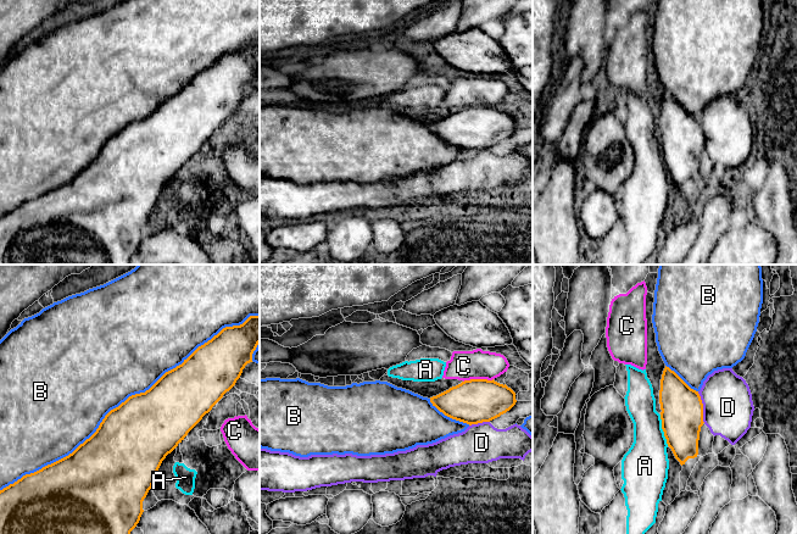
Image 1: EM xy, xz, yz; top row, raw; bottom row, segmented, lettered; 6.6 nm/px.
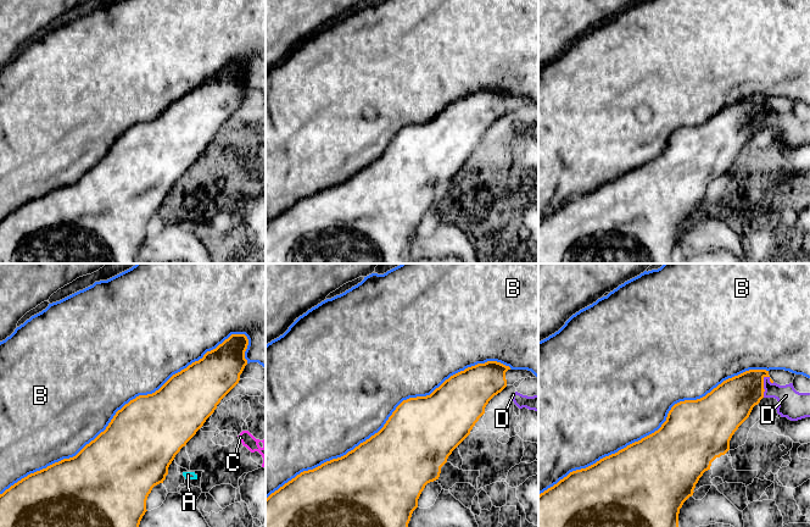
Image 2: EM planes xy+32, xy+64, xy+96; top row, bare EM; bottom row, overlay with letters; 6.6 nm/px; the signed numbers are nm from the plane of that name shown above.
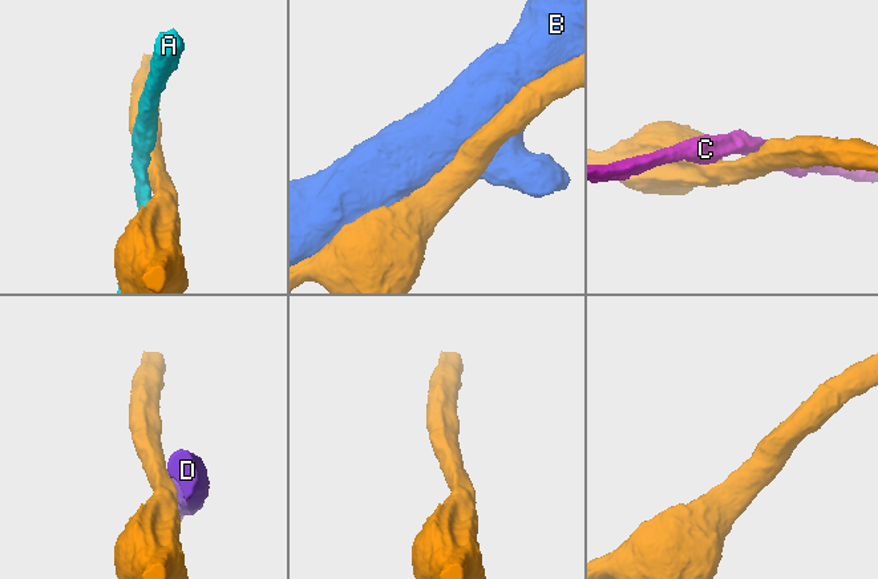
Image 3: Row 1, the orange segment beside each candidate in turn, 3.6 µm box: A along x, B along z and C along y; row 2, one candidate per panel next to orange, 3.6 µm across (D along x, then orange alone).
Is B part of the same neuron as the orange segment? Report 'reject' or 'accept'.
accept

